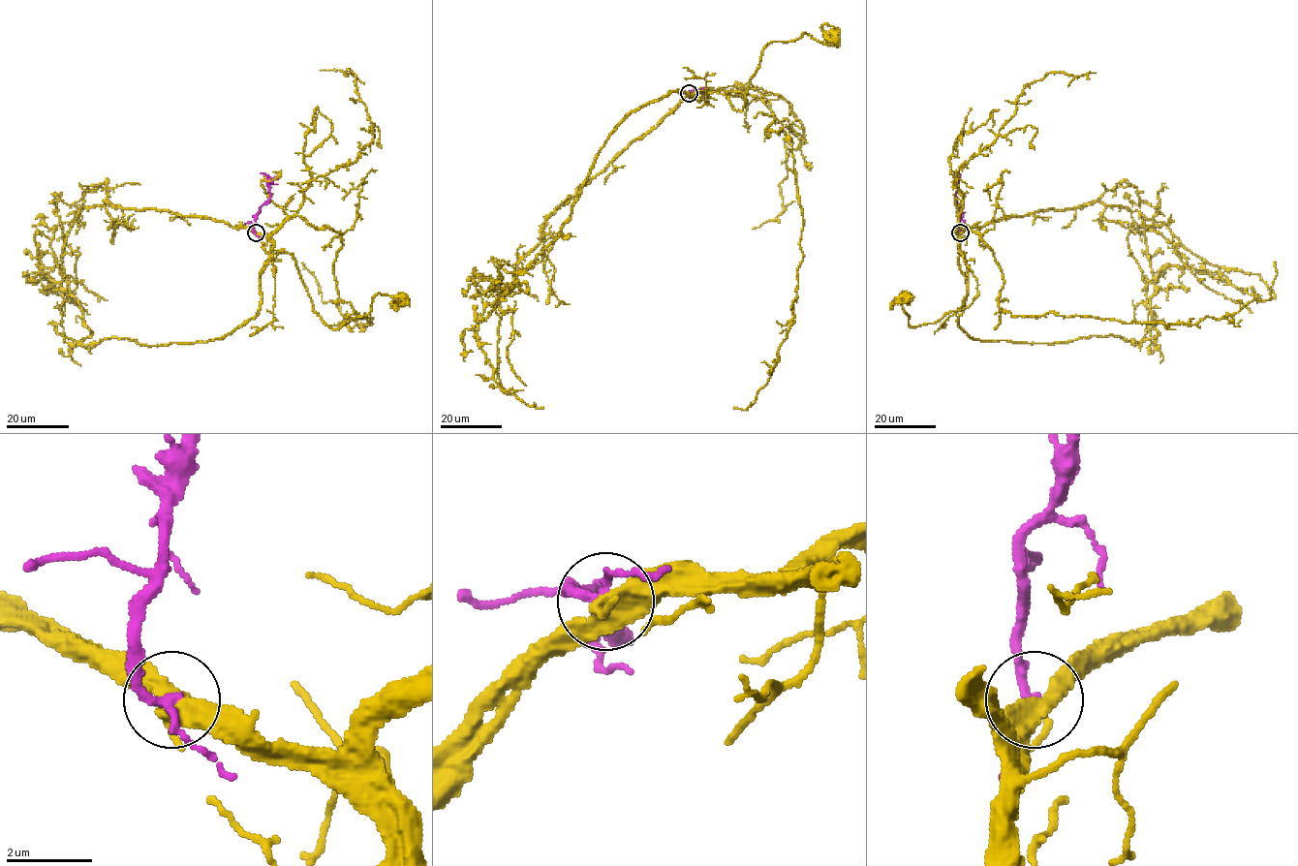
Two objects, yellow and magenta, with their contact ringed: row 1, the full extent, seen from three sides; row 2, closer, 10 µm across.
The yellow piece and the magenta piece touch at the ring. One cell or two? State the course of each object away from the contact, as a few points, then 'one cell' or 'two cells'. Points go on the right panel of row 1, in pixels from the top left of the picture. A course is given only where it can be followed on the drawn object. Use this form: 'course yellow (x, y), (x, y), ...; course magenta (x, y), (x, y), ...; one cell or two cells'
course yellow (960, 232), (958, 249), (977, 284), (973, 301), (934, 323), (911, 326), (900, 296), (910, 294), (903, 294); course magenta (960, 232), (962, 213), (956, 197), (959, 178); two cells

